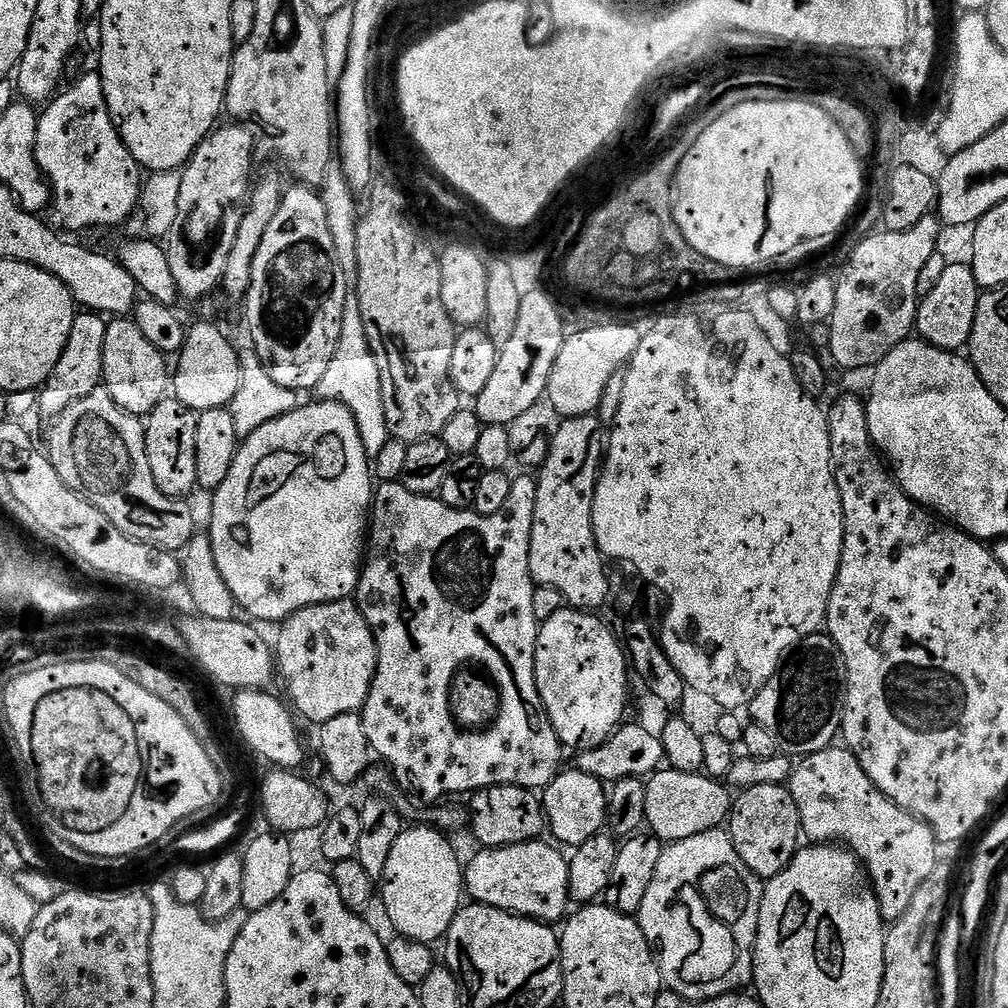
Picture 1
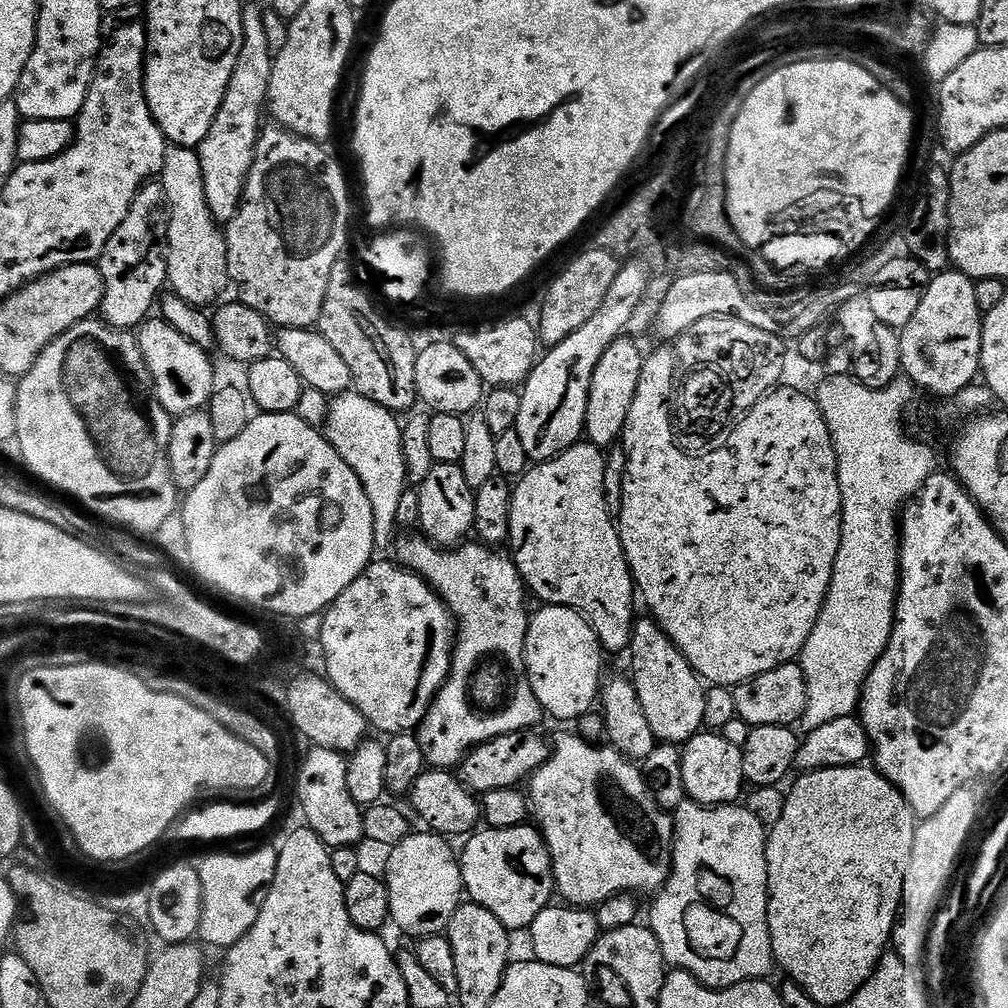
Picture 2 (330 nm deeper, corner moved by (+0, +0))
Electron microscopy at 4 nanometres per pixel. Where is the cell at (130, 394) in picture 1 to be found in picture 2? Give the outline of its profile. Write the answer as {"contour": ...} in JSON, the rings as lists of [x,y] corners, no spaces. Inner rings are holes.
{"contour":[[[149,318],[138,329],[140,349],[144,355],[146,366],[152,375],[152,387],[156,393],[156,401],[173,417],[185,416],[187,412],[199,412],[211,401],[214,391],[212,384],[212,364],[208,361],[209,353],[198,347],[189,338],[170,325],[163,318]]]}

